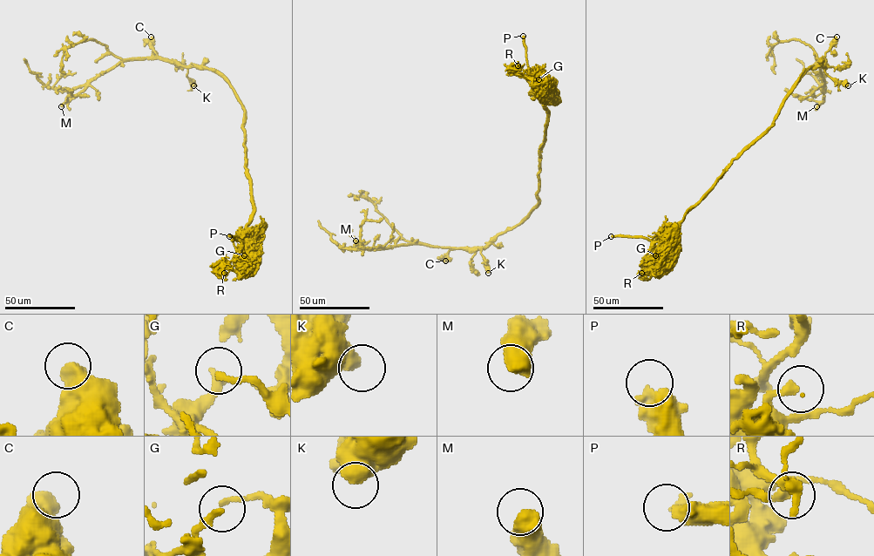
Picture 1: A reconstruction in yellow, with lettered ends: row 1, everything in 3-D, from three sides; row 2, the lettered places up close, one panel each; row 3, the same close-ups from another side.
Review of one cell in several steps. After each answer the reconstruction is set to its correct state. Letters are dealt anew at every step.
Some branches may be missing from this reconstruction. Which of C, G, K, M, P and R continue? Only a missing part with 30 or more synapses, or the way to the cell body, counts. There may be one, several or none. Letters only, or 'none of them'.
G, M, P

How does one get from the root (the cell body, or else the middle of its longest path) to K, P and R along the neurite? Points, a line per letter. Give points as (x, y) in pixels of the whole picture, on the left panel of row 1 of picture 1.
K: (237, 98), (223, 77), (207, 68), (188, 69), (186, 76), (193, 85)
P: (237, 98), (244, 111), (246, 170), (254, 215), (236, 239), (232, 240), (233, 237), (229, 236)
R: (237, 98), (244, 111), (246, 170), (254, 214), (246, 227), (239, 271), (221, 268), (219, 272), (224, 273)

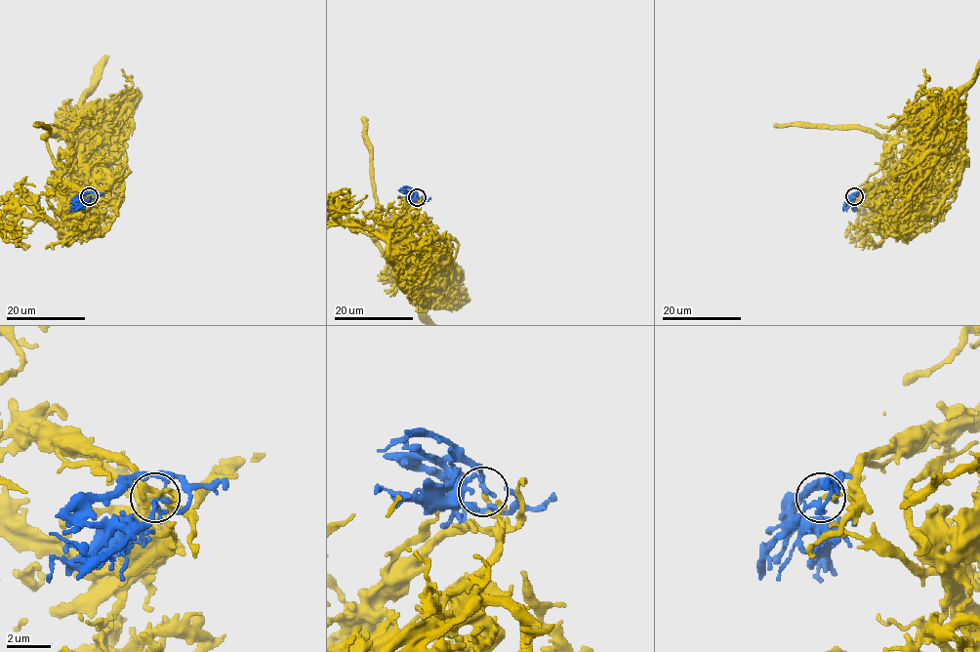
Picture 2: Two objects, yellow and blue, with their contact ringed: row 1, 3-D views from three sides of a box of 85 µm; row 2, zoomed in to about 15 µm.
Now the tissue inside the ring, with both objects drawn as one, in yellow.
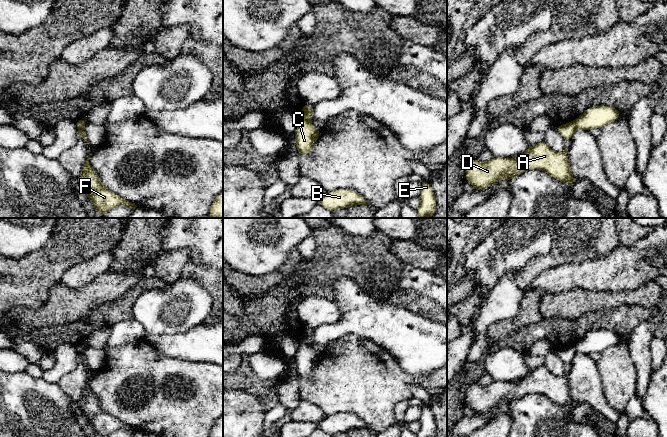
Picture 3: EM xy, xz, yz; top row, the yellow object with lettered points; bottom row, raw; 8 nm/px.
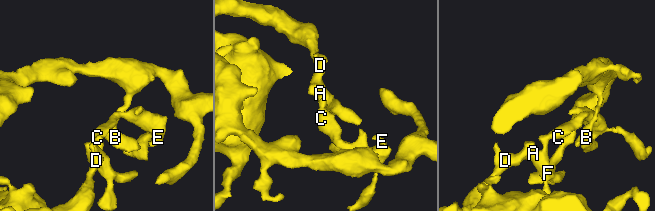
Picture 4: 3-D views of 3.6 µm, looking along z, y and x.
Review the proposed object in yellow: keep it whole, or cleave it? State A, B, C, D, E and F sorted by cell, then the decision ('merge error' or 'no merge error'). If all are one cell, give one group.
A B D F / C E; merge error

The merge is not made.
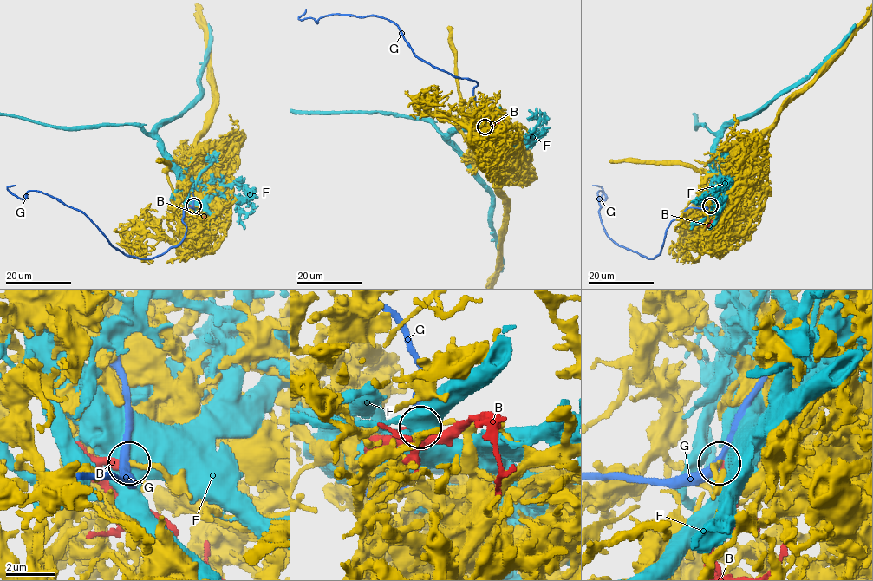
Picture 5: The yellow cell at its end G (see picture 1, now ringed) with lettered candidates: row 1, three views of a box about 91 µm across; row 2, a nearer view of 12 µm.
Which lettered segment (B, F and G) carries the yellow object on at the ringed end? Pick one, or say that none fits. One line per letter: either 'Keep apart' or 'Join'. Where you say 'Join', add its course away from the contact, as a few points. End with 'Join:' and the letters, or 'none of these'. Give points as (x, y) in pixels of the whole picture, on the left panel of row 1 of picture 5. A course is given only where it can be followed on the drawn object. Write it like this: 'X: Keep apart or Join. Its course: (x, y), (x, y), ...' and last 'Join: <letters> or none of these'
B: Join
F: Keep apart
G: Keep apart
Join: B

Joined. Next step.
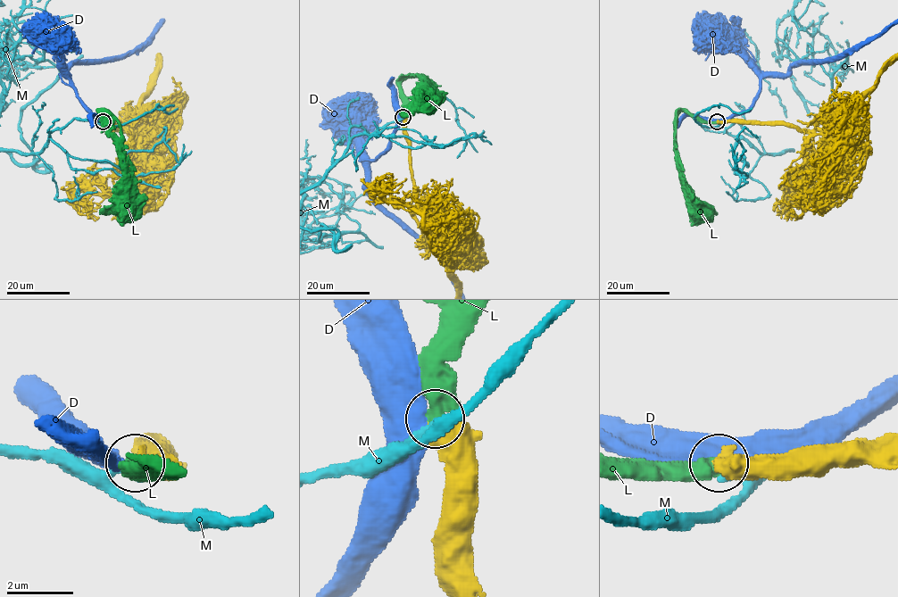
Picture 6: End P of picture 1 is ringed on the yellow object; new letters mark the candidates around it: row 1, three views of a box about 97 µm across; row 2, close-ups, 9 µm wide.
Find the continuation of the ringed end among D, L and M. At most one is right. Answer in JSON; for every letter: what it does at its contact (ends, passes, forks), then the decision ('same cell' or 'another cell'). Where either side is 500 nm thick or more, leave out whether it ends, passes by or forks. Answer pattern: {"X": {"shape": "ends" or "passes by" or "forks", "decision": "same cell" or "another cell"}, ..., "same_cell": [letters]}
{"D": {"decision": "another cell"}, "L": {"decision": "same cell"}, "M": {"decision": "another cell"}, "same_cell": ["L"]}

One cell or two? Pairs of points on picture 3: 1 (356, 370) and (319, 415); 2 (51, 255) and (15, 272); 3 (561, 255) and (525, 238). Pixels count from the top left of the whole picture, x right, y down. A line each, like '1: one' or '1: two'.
1: two
2: one
3: two

